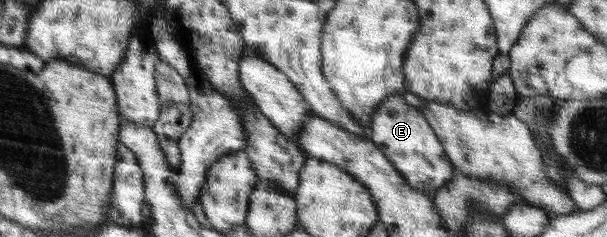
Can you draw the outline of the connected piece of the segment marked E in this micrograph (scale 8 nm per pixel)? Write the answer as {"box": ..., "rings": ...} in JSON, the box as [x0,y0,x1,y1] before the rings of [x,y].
{"box":[369,93,456,197],"rings":[[[401,93],[391,95],[376,108],[370,130],[369,140],[394,164],[411,188],[433,197],[439,188],[456,175],[443,145],[422,111],[408,105]]]}

